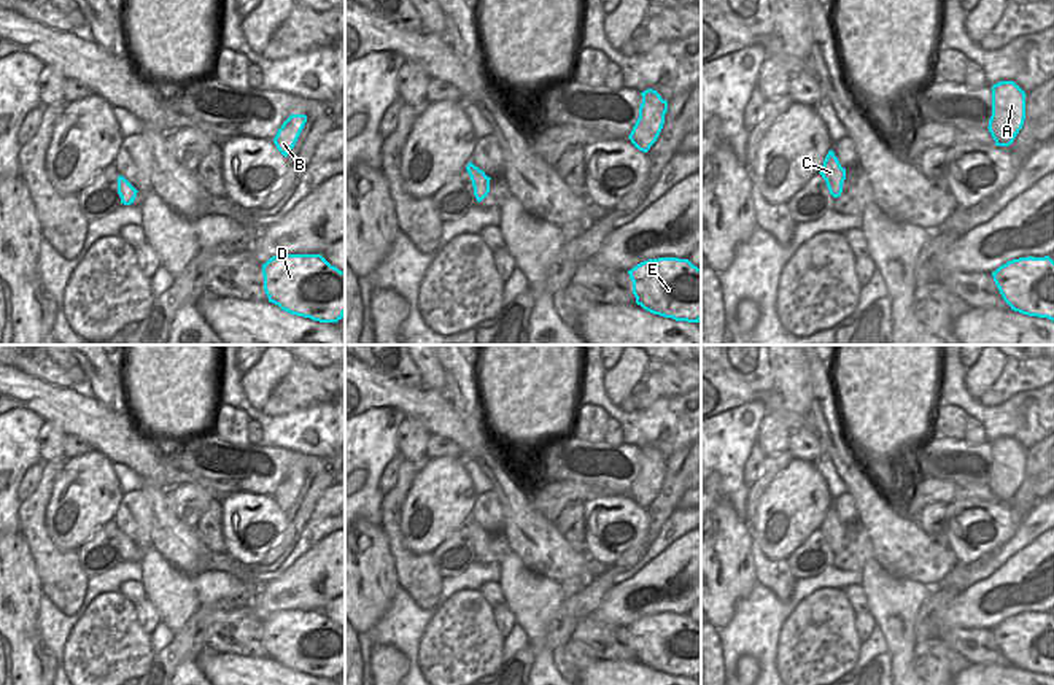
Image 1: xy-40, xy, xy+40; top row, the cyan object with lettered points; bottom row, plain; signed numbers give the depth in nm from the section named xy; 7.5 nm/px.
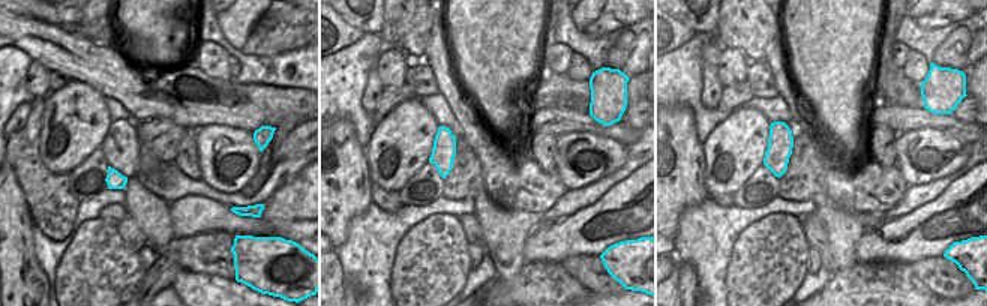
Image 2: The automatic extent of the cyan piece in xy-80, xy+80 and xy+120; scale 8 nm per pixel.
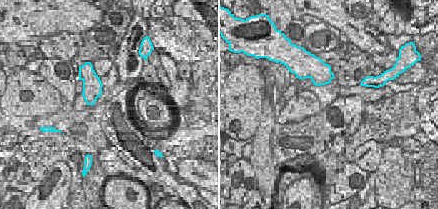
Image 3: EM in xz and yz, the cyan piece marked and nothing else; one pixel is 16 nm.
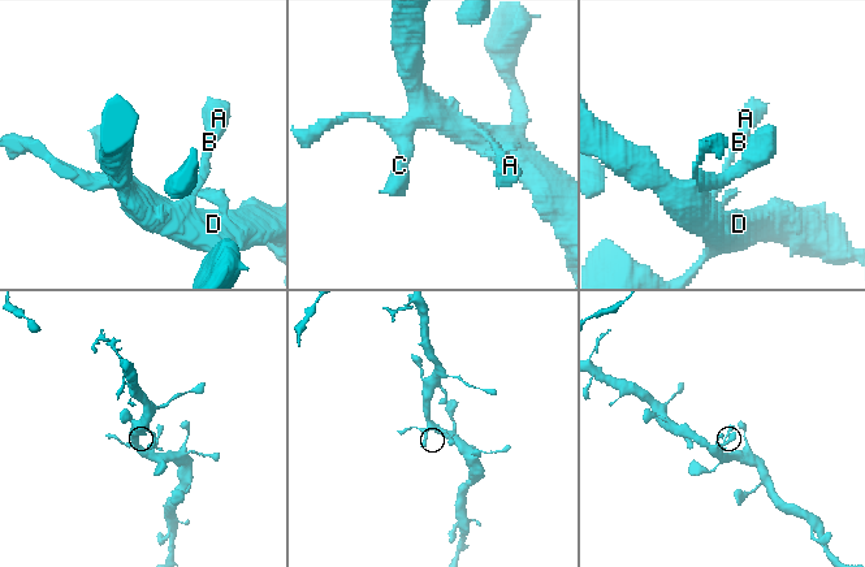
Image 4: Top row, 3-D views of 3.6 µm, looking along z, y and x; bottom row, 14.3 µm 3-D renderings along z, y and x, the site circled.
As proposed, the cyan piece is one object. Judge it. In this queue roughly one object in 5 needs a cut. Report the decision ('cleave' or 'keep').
keep

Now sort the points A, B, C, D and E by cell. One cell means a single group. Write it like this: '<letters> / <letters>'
A B C D E

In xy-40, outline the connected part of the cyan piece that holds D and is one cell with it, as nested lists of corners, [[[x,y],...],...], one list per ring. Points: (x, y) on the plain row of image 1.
[[[277,610],[262,620],[264,647],[281,666],[320,679],[345,671],[345,628],[321,610]]]

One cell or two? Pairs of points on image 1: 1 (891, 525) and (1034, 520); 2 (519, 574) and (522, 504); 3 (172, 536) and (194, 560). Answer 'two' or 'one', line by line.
1: two
2: two
3: one

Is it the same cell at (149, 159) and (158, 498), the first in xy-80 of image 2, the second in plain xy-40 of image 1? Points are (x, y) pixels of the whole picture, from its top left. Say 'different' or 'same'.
same

